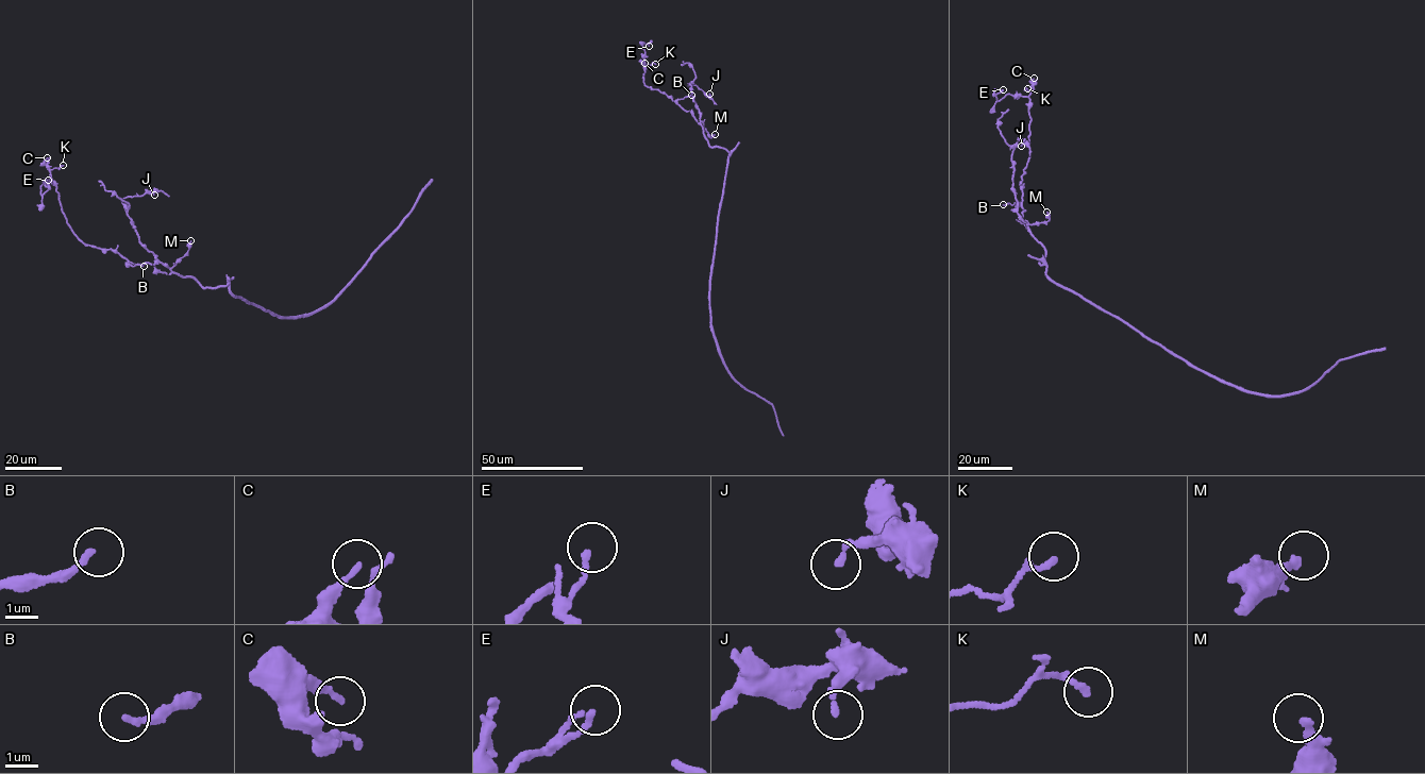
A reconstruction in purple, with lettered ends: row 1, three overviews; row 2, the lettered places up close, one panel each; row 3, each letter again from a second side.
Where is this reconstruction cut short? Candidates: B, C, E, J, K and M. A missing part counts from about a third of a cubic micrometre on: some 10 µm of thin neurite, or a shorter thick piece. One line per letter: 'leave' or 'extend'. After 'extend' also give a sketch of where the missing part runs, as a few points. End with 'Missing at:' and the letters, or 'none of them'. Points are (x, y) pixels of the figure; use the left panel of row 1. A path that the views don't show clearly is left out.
B: leave
C: leave
E: leave
J: leave
K: leave
M: leave
Missing at: none of them

